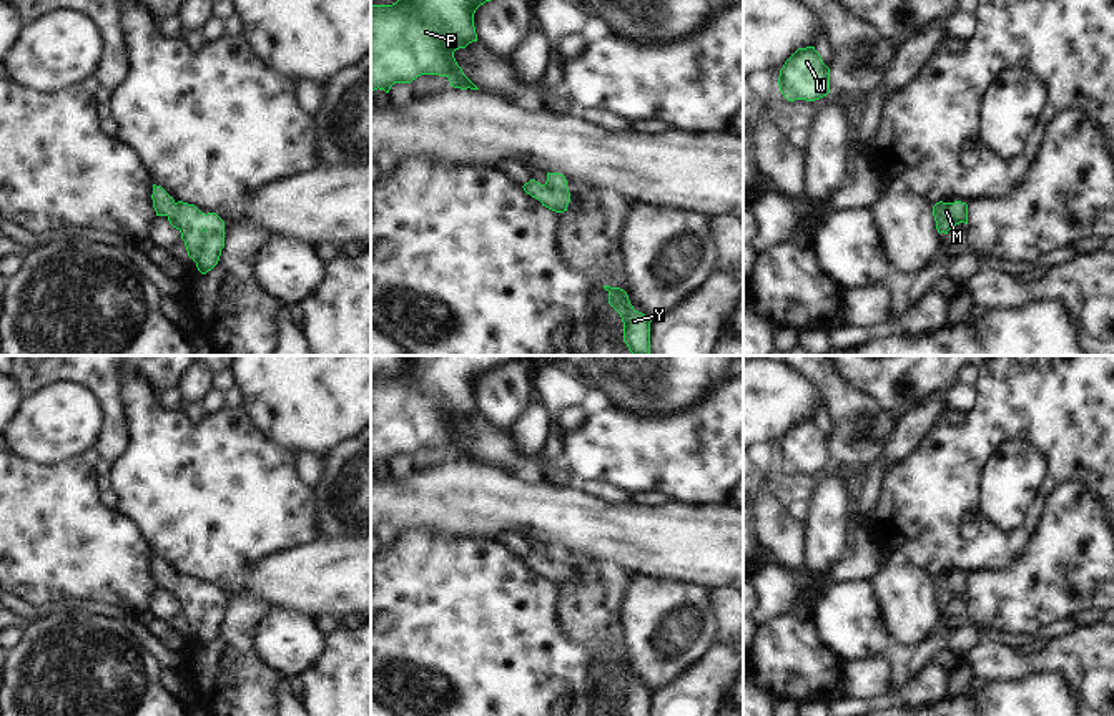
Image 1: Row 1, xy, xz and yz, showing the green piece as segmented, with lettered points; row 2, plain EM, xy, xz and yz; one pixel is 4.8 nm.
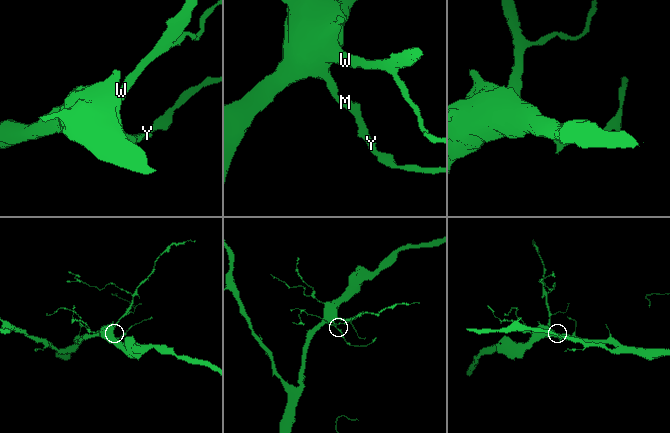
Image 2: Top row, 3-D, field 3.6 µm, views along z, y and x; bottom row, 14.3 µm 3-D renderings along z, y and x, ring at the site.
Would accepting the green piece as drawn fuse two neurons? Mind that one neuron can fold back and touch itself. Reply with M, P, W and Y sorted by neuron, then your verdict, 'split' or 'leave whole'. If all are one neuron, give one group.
M P W Y; leave whole

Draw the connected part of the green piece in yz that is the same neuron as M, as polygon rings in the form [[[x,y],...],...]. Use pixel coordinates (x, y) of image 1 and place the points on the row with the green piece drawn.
[[[961,201],[954,203],[936,203],[933,206],[933,216],[936,221],[938,233],[948,234],[951,228],[954,228],[959,223],[968,224],[968,204]]]

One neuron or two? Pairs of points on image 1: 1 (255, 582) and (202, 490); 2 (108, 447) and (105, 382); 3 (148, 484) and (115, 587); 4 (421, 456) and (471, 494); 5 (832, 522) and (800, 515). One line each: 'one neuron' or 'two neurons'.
1: two neurons
2: one neuron
3: two neurons
4: two neurons
5: two neurons

